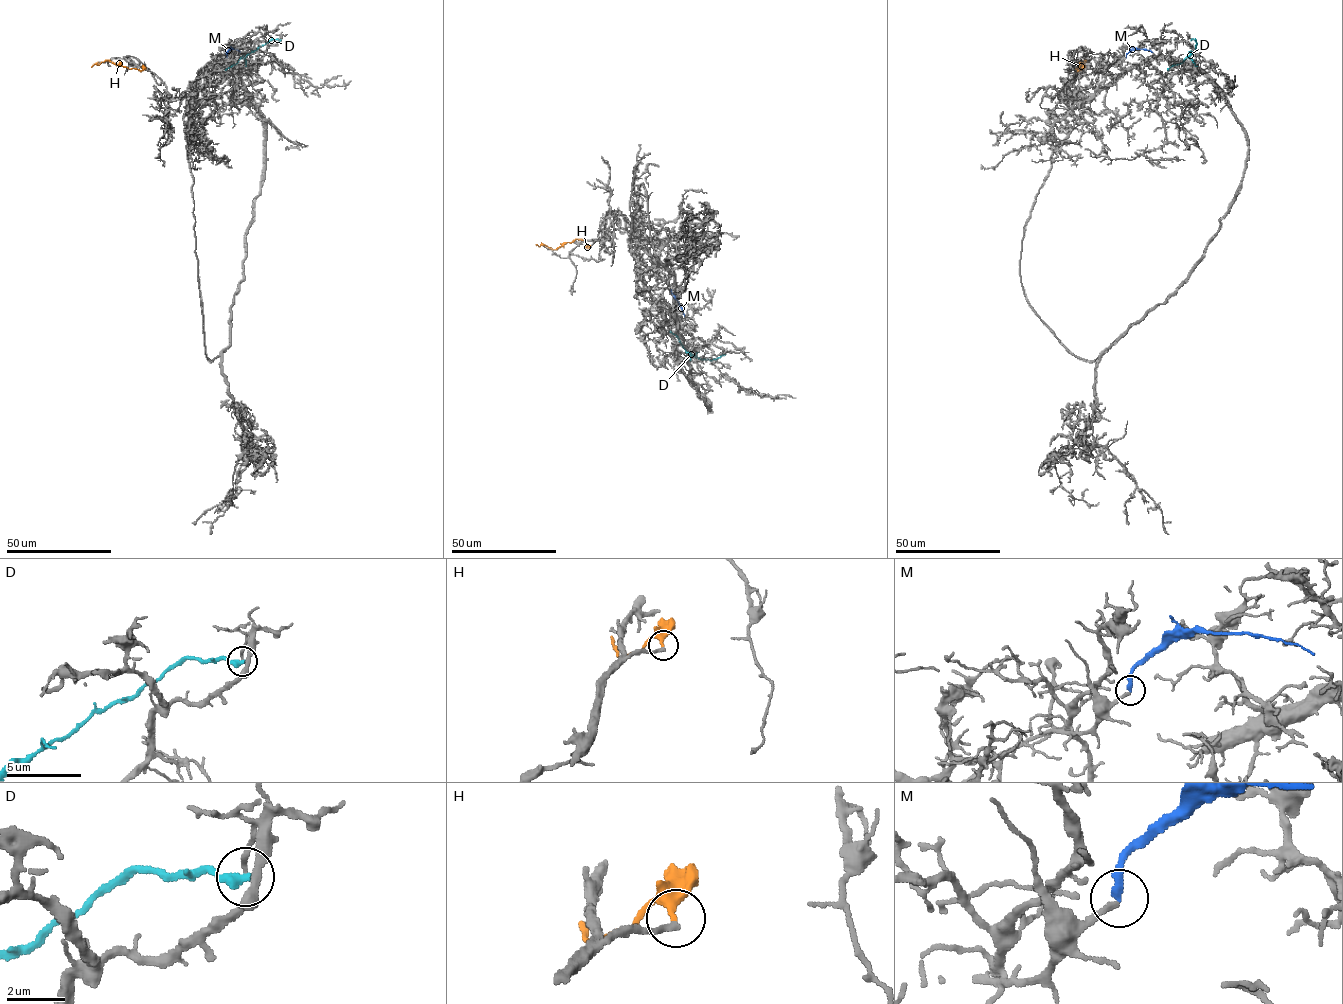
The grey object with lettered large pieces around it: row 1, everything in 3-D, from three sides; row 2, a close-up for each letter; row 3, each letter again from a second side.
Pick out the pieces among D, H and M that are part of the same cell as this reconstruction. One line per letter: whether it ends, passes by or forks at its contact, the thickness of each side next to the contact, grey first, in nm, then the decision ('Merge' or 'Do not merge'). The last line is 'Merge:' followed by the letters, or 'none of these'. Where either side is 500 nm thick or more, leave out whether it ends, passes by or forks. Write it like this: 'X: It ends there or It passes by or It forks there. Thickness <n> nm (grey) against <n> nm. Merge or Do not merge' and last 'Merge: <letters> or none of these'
D: It ends there. Thickness 170 nm (grey) against 340 nm. Do not merge
H: It ends there. Thickness 220 nm (grey) against 240 nm. Do not merge
M: It ends there. Thickness 200 nm (grey) against 220 nm. Merge
Merge: M

